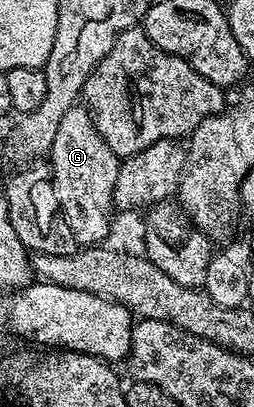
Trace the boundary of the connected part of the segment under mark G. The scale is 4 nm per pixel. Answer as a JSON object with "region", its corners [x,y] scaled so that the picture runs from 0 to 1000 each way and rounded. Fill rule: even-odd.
{"region":[[[295,256],[268,275],[252,275],[252,295],[236,295],[236,314],[220,314],[220,344],[205,344],[189,396],[197,432],[209,440],[213,494],[236,518],[236,545],[276,565],[276,582],[323,609],[413,597],[417,582],[429,580],[449,464],[472,425],[472,391],[425,364],[425,354],[409,354],[335,258]]]}

